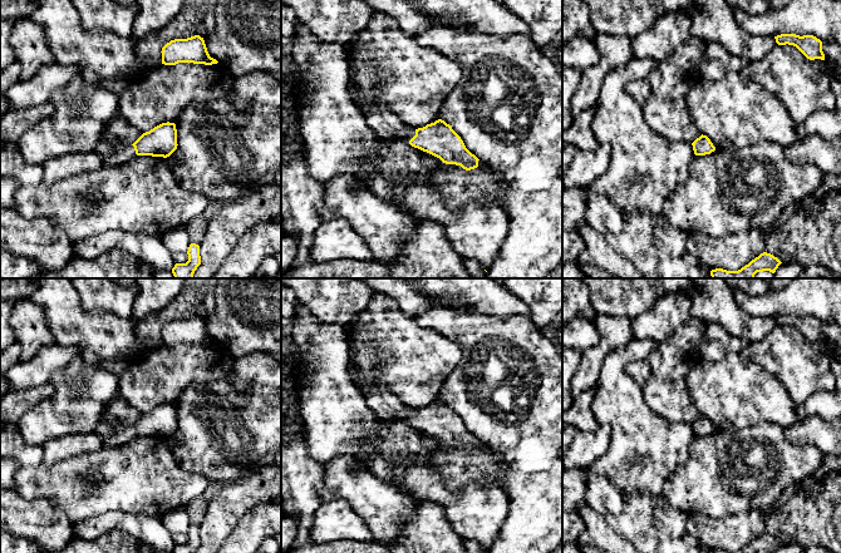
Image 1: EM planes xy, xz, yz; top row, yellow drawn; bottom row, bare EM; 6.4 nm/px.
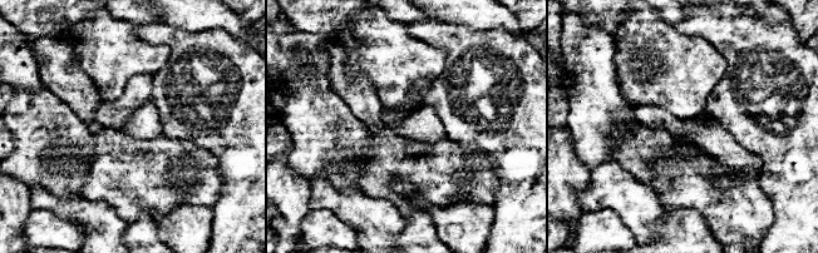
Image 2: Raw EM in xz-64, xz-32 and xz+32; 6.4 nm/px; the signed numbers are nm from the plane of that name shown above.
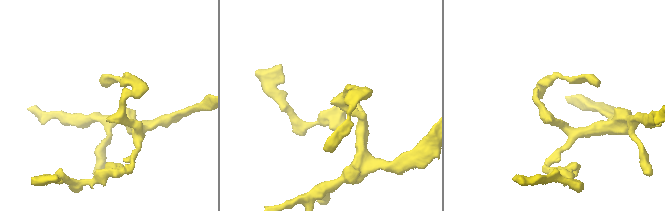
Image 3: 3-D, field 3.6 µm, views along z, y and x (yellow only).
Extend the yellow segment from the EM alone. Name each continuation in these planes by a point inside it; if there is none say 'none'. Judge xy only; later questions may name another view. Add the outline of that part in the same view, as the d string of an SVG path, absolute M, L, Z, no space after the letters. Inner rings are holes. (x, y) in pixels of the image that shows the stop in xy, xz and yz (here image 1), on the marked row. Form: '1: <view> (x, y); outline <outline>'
1: xy (112, 152); outline M107 134L99 140L94 152L104 159L105 164L128 163L137 155L132 144L114 142Z

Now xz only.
1: xz (387, 126); outline M349 70L349 94L351 99L362 108L368 125L380 139L402 139L409 143L415 135L415 129L404 124L397 115L388 109L364 108L360 105L359 92L355 87L353 74Z

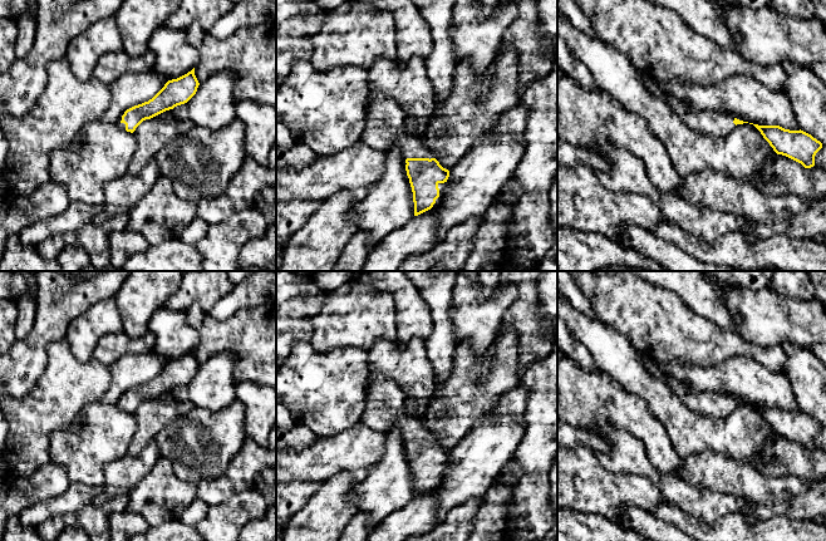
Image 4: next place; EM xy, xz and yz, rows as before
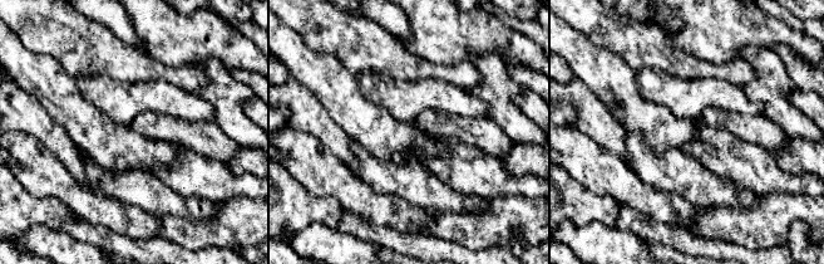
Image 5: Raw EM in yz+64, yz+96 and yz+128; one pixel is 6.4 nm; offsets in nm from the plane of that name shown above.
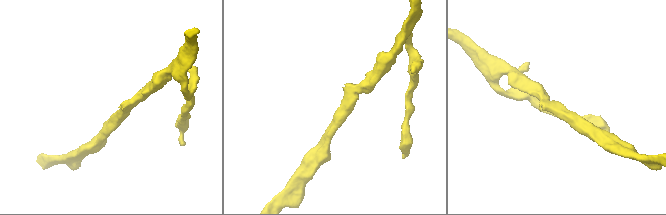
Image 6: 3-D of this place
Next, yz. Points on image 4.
1: yz (713, 123); outline M644 74L644 84L654 97L665 102L687 126L695 131L719 138L727 136L736 127L732 114L717 110L694 112L688 102L672 95L662 87L660 82L649 74Z

